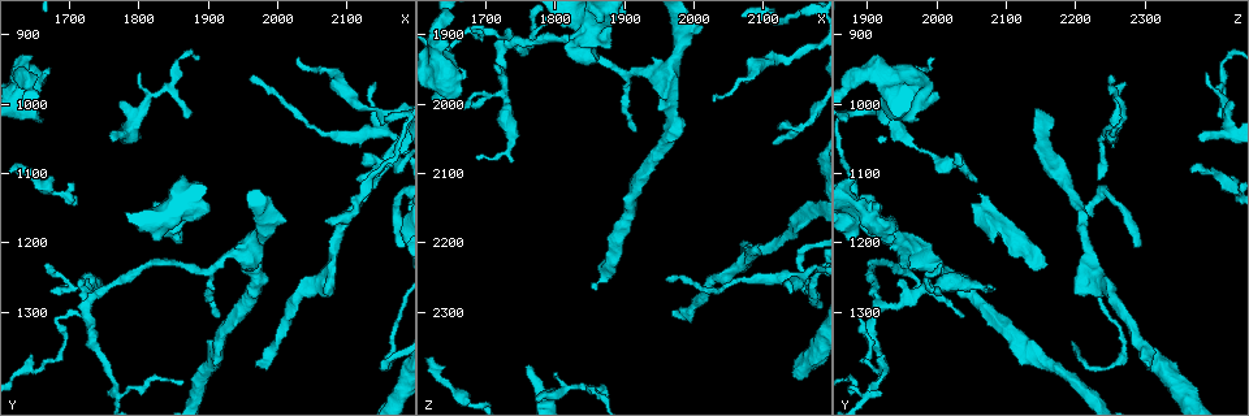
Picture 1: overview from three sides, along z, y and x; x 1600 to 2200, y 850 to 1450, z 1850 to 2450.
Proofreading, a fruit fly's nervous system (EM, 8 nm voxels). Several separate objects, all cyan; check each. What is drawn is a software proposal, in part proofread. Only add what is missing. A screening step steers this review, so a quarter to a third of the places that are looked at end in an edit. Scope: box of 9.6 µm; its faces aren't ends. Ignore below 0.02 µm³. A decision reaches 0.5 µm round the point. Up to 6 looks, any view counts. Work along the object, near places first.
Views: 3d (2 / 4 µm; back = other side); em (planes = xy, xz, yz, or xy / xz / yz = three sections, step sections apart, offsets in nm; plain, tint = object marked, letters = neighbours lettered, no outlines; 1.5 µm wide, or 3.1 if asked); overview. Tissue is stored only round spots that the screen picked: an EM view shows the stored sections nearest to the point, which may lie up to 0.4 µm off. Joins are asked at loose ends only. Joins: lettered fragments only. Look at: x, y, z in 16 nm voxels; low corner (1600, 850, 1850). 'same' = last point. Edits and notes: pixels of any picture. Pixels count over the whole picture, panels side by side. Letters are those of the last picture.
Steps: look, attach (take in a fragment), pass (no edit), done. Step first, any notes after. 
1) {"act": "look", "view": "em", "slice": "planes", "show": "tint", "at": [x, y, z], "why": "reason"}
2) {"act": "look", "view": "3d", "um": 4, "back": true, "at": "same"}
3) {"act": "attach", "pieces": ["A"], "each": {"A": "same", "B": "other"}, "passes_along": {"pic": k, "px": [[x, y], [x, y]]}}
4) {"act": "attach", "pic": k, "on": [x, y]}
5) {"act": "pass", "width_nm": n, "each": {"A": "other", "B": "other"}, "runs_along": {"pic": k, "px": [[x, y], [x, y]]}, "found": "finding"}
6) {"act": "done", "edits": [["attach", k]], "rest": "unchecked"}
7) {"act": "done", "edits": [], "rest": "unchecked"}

{"act": "look", "view": "3d", "um": 2, "at": [1960, 960, 2255], "why": "long arm stops here"}

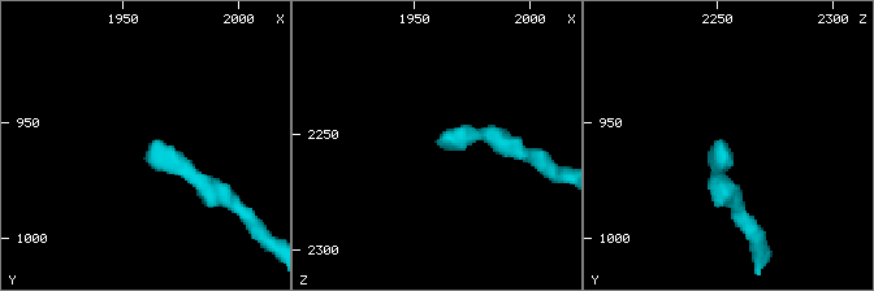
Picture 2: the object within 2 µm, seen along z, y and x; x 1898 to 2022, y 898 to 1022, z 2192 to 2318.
{"act": "look", "view": "em", "slice": "planes", "show": "letters", "at": [1961, 961, 2254]}

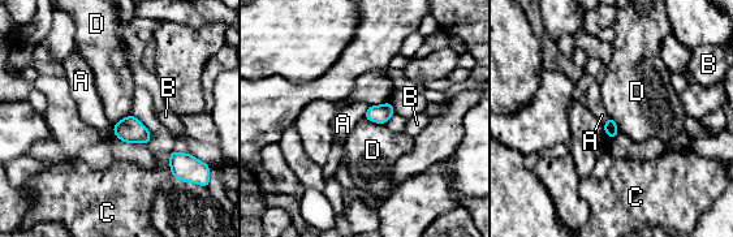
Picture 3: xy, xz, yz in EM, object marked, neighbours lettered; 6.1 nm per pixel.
{"act": "pass", "longest_contact_nm": ["C", 160], "each": {"A": "other", "B": "other", "C": "other", "D": "other"}, "border": {"pic": 3, "px": [[363, 117], [384, 125]]}, "found": "none of them fits"}

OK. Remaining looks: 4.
{"act": "look", "view": "3d", "um": 4, "at": [2065, 1275, 2200], "why": "an open end"}

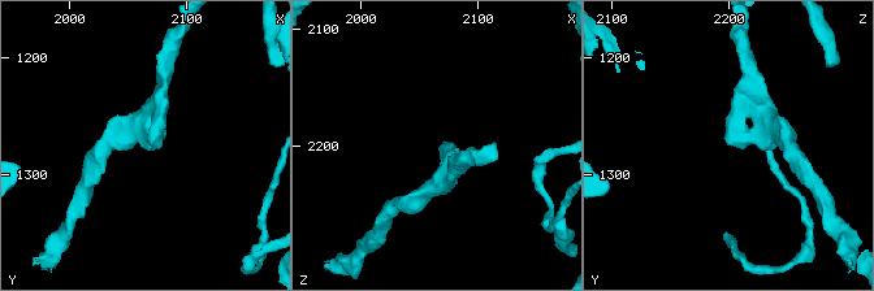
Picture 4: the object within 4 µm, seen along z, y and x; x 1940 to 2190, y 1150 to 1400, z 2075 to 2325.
{"act": "look", "view": "em", "slice": "planes", "show": "plain", "at": [2070, 1274, 2202]}

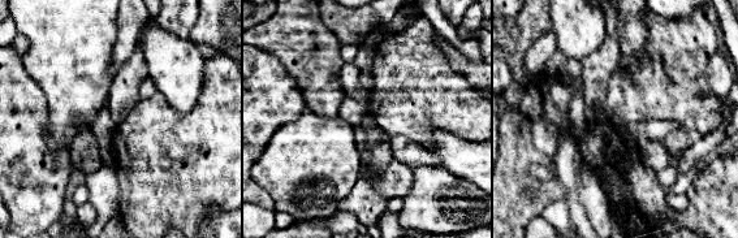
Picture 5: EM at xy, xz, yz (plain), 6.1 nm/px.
{"act": "look", "view": "em", "slice": "planes", "show": "letters", "at": "same", "why": "what lies round it"}

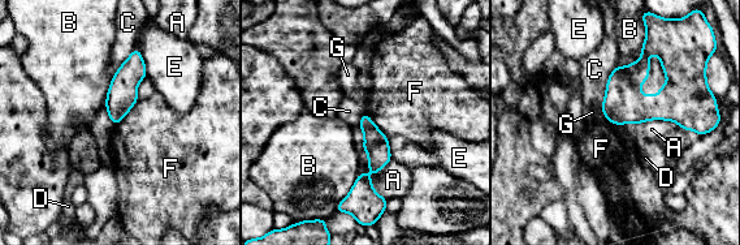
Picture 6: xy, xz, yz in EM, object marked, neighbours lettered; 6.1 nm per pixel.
{"act": "pass", "each": {"A": "other", "B": "other", "C": "other", "D": "other", "E": "other", "F": "other", "G": "other"}, "found": "none of them fits"}

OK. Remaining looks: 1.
{"act": "look", "view": "em", "slice": "planes", "show": "letters", "at": [2030, 935, 1995], "why": "thin end"}

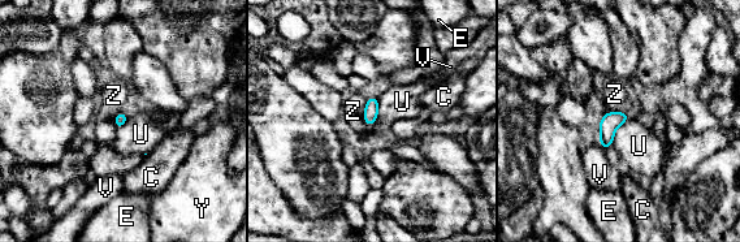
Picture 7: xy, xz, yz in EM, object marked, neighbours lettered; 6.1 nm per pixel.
{"act": "pass", "width_nm": 70, "each": {"C": "other", "E": "other", "U": "other", "V": "other", "Y": "other", "Z": "other"}, "border": {"pic": 7, "px": [[379, 99], [377, 119], [367, 125]]}, "found": "no lettered fragment goes on from it"}

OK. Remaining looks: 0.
{"act": "done", "edits": [], "rest": "unchecked"}

